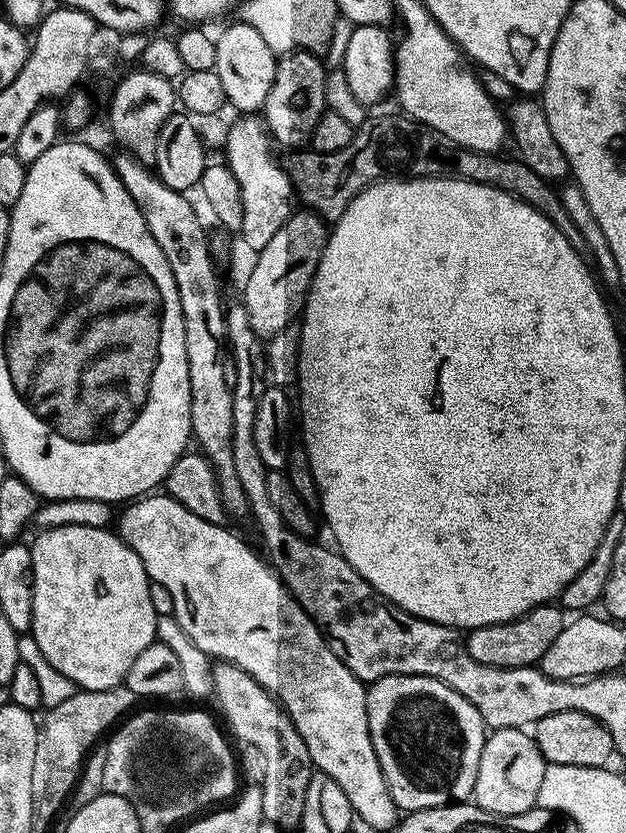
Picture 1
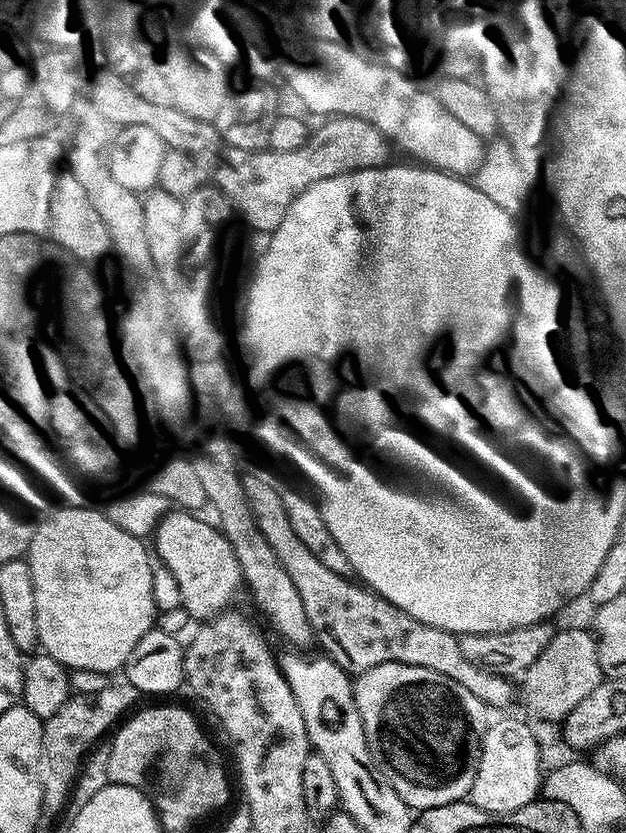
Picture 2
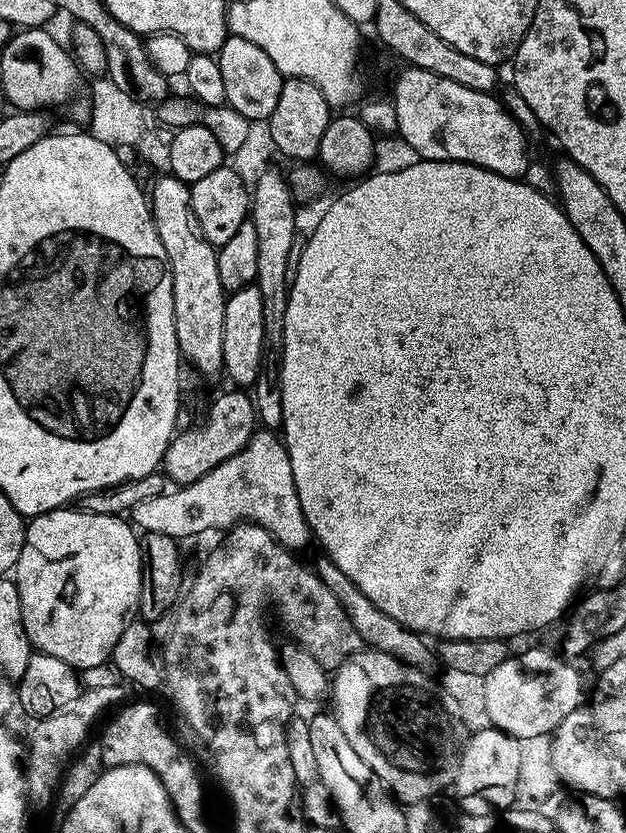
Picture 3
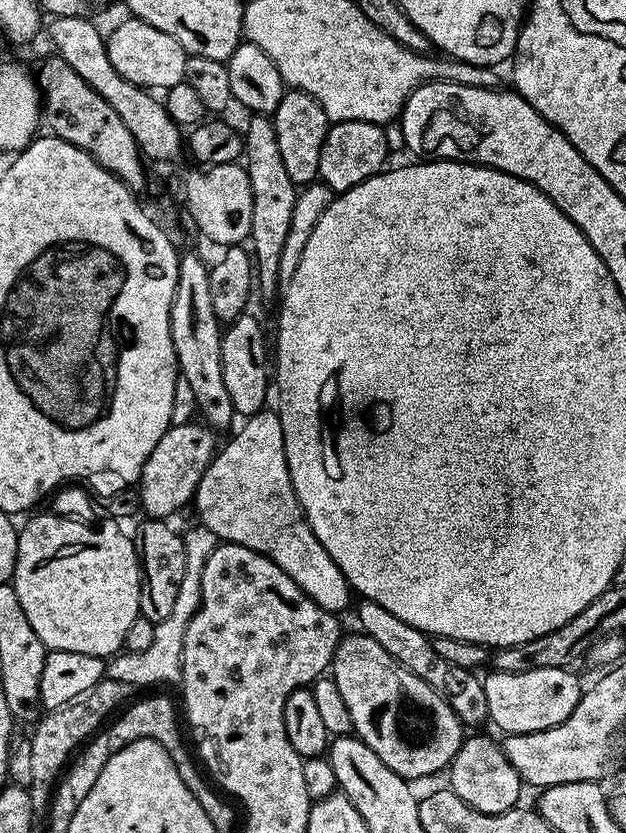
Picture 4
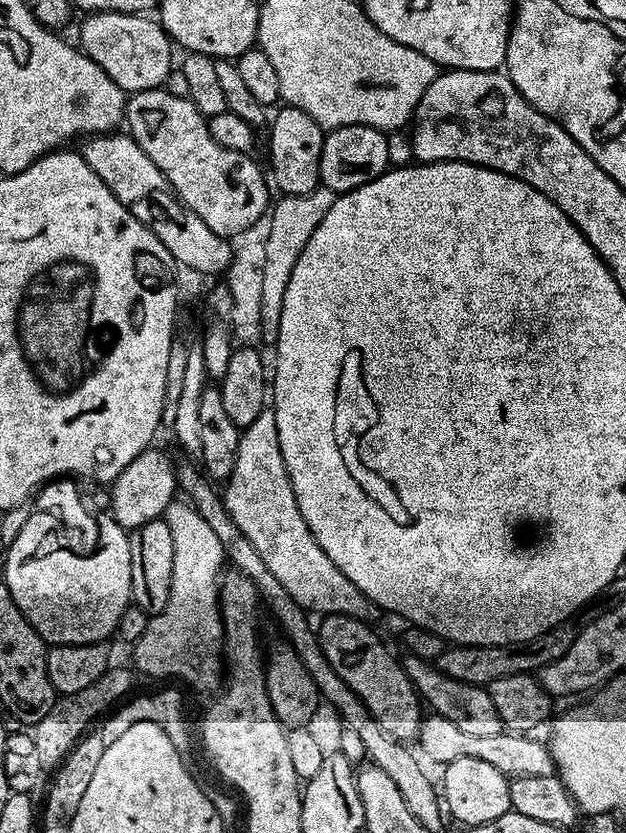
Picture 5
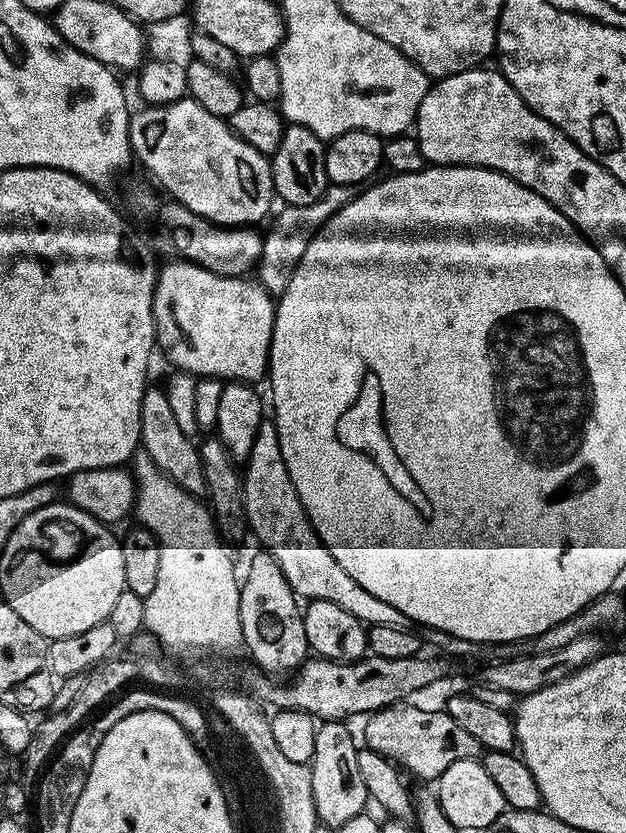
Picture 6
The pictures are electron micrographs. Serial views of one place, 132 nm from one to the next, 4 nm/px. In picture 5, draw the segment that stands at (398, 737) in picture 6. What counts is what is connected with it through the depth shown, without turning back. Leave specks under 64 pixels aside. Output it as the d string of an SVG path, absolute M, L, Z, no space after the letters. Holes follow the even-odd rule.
M435 714L423 717L420 726L418 745L433 760L437 766L443 766L454 762L454 758L482 758L482 762L490 762L494 770L498 770L503 776L525 776L536 778L538 776L551 776L554 772L552 755L548 752L548 745L543 739L535 740L532 734L517 734L515 732L503 731L492 736L481 738L471 735L469 732L458 730L454 722Z

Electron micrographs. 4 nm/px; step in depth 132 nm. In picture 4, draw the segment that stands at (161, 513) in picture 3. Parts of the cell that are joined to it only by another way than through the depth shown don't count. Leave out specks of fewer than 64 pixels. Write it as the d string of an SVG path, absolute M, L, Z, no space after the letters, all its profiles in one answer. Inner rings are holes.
M268 411L247 417L244 425L231 433L232 441L213 456L194 497L199 523L209 528L217 541L249 548L273 560L322 610L343 613L343 608L353 603L352 587L304 517L286 462L280 413Z

